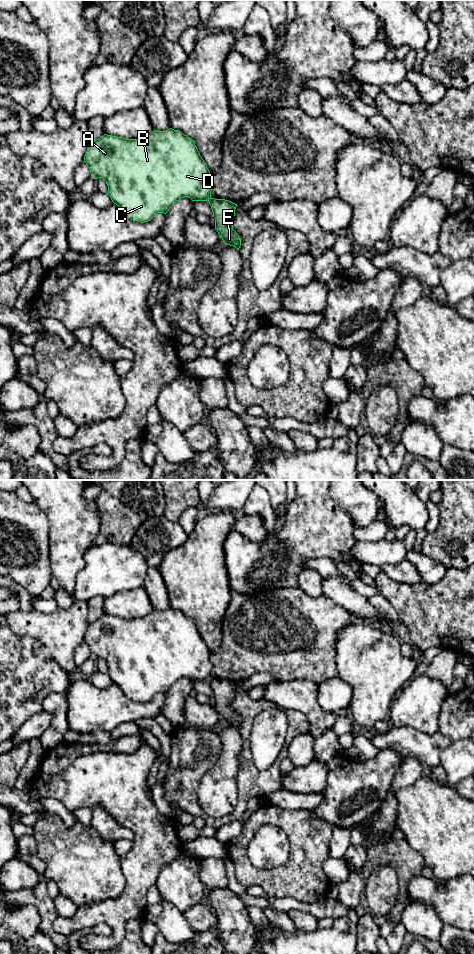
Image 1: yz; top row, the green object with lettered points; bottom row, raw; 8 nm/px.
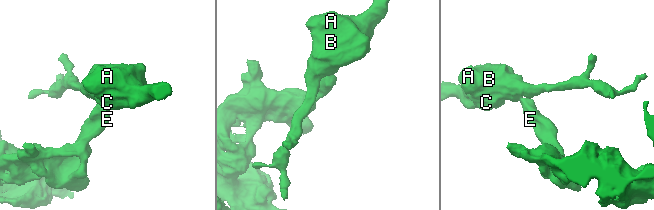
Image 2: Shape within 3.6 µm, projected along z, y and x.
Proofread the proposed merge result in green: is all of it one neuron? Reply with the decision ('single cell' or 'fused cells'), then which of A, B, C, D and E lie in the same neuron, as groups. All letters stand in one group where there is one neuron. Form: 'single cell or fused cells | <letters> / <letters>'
fused cells | A B C D / E

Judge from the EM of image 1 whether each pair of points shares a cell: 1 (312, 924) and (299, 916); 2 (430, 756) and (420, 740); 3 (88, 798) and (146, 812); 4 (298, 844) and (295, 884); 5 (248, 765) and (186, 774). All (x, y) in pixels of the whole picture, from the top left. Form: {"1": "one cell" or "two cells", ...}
{"1": "one cell", "2": "one cell", "3": "one cell", "4": "one cell", "5": "one cell"}

